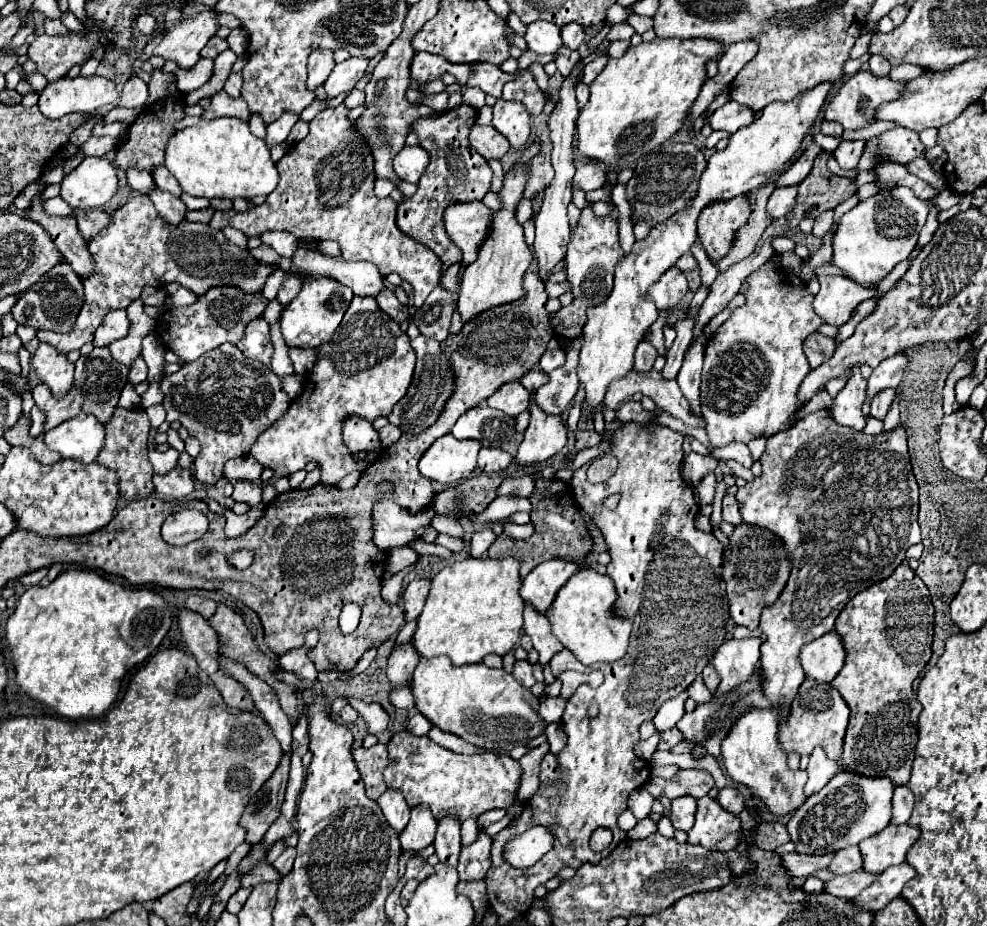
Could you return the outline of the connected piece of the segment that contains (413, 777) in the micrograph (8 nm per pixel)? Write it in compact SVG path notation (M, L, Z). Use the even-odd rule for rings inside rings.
M407 729L395 733L387 749L389 765L383 771L387 787L401 789L409 807L427 805L437 821L455 815L463 823L465 819L477 819L489 809L509 809L523 777L521 763L509 755L493 755L489 751L475 755L453 753L427 735L417 737Z

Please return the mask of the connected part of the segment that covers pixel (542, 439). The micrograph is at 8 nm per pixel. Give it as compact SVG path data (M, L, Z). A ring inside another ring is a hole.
M535 403L529 407L531 423L525 431L523 443L517 451L517 469L531 471L545 463L549 457L559 453L567 443L567 429L555 415L547 415Z

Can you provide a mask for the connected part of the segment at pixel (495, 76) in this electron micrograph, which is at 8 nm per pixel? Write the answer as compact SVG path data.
M479 63L475 67L473 77L469 79L469 85L475 85L493 97L499 97L503 83L515 79L515 75L517 75L517 71L505 73L505 71L501 71L501 67L495 67L493 63Z

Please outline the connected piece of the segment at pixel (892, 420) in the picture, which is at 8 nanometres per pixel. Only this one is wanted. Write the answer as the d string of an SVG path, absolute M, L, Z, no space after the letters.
M895 395L895 403L891 405L891 411L887 411L887 417L883 419L885 431L891 431L899 425L899 395Z

